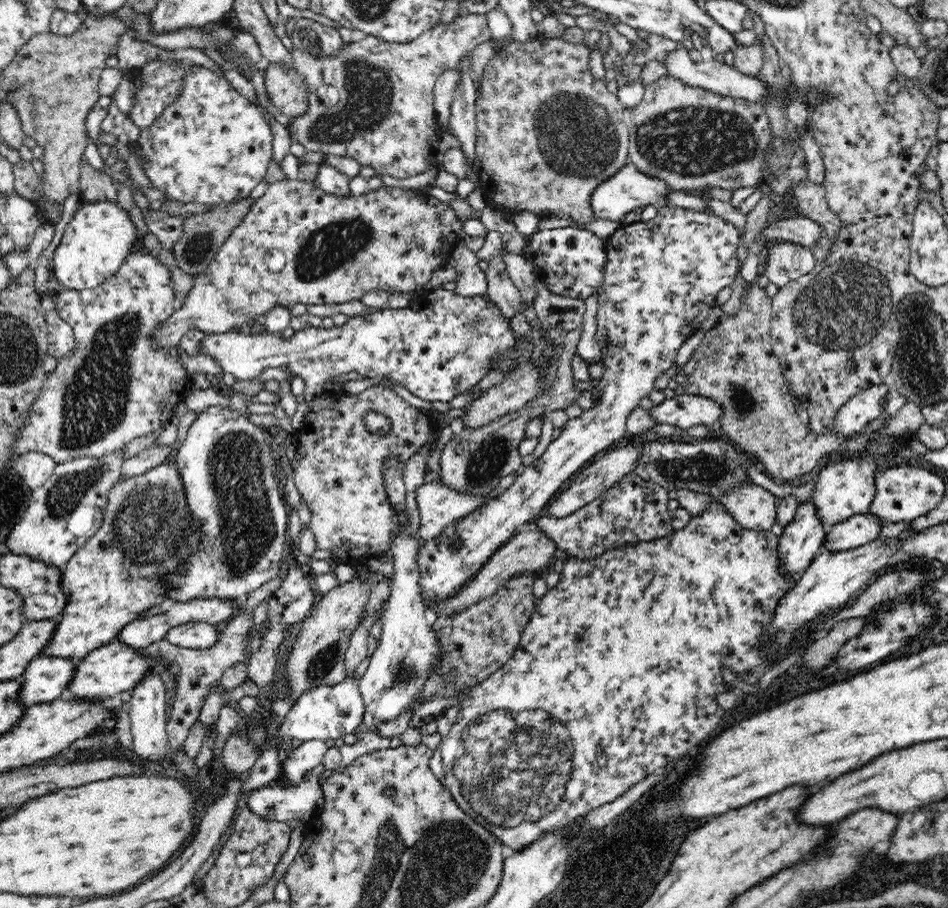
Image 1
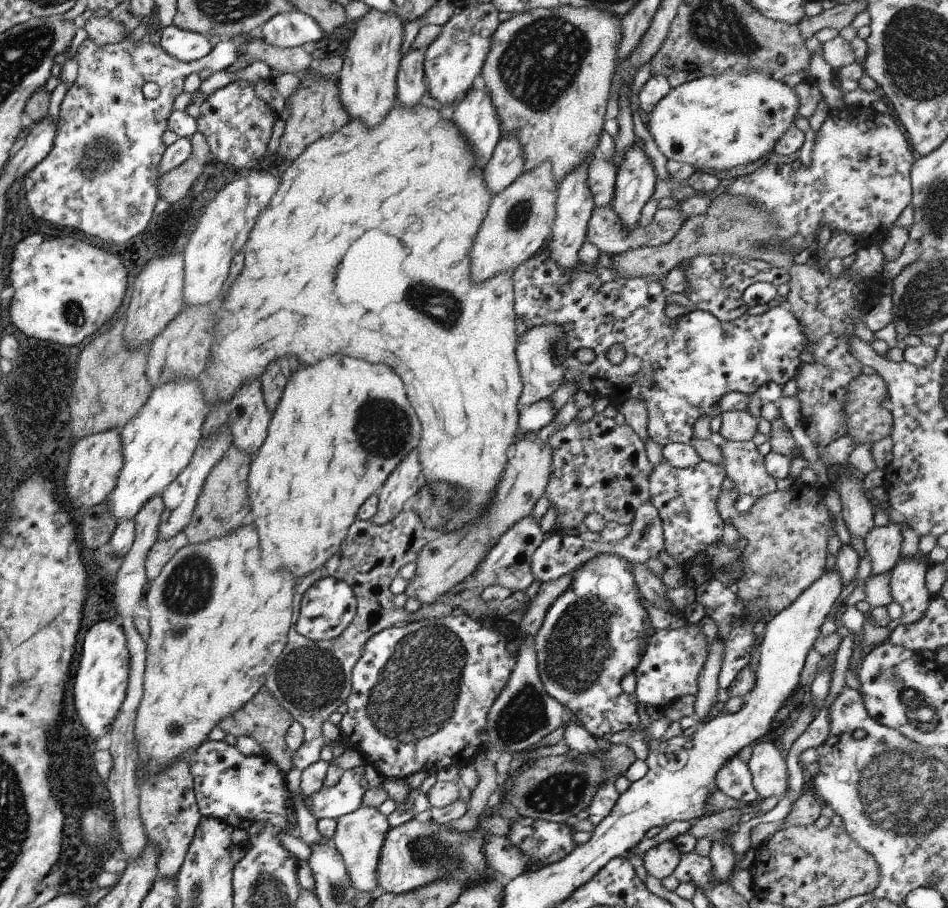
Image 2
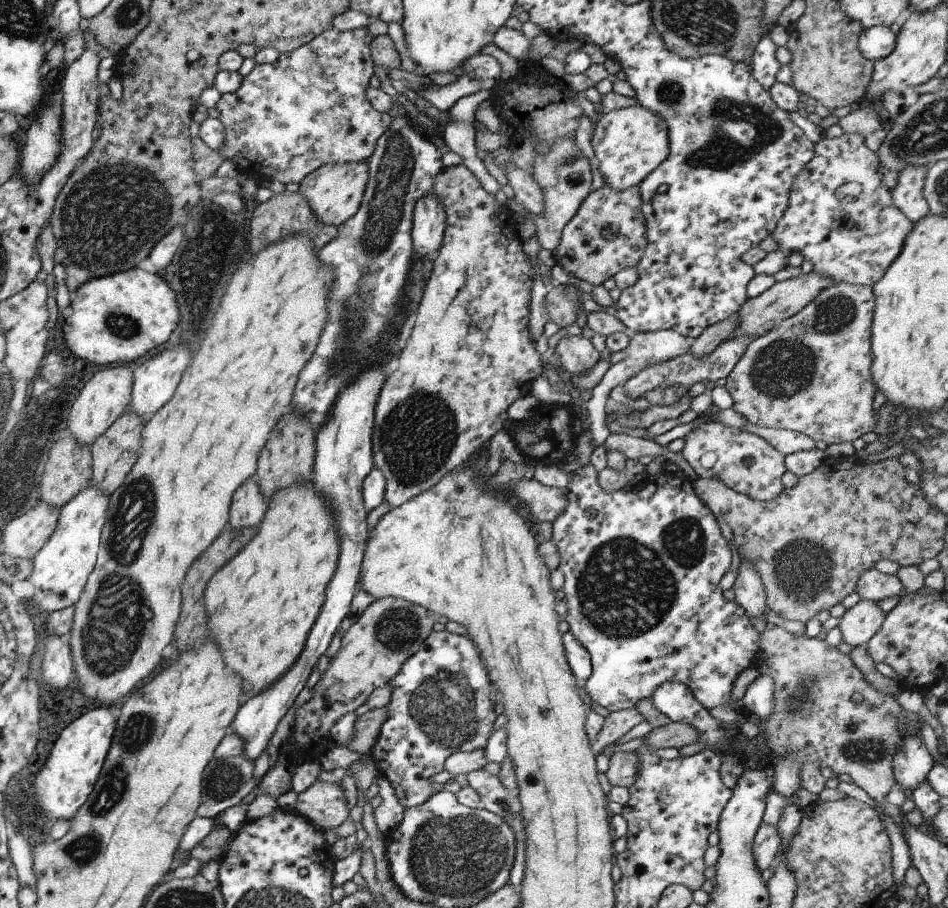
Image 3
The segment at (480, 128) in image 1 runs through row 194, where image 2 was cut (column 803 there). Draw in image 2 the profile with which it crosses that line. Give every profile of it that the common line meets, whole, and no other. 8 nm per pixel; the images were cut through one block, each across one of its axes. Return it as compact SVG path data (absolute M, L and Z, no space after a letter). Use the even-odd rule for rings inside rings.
M794 481L784 491L775 490L765 496L754 499L752 506L744 513L734 507L738 494L735 488L721 490L716 500L718 516L724 523L732 524L740 536L745 538L746 545L741 553L742 573L733 585L737 598L744 604L744 619L751 624L759 621L758 616L763 611L769 611L772 616L787 608L817 577L825 571L825 555L827 552L827 537L835 535L823 497L826 488L819 488Z

